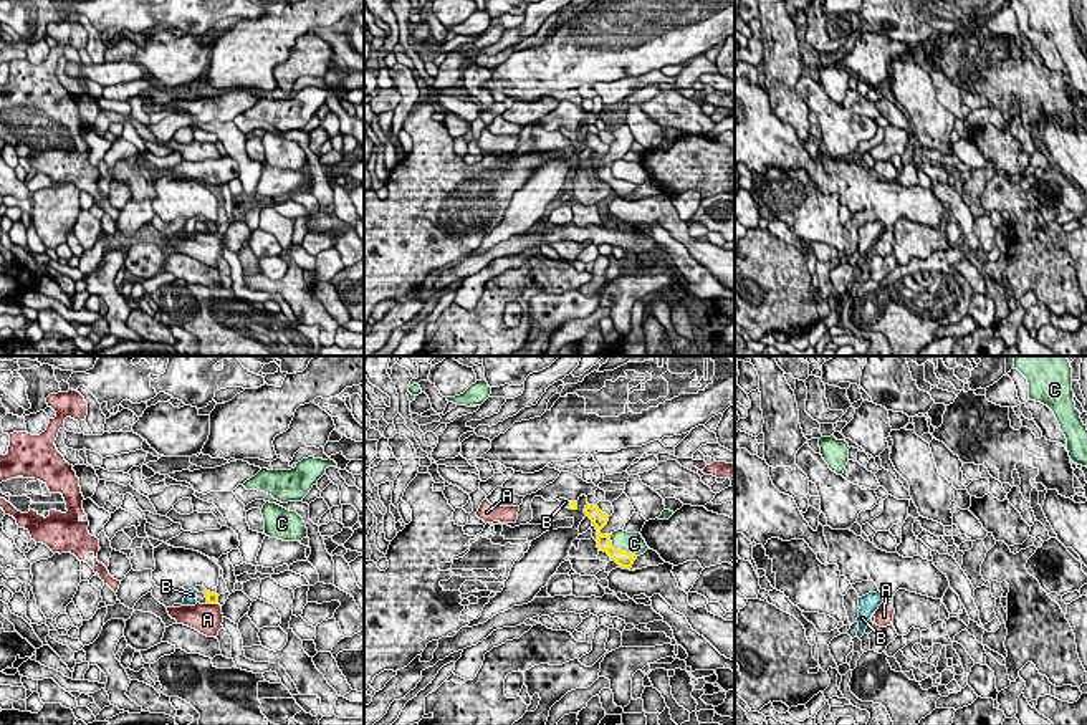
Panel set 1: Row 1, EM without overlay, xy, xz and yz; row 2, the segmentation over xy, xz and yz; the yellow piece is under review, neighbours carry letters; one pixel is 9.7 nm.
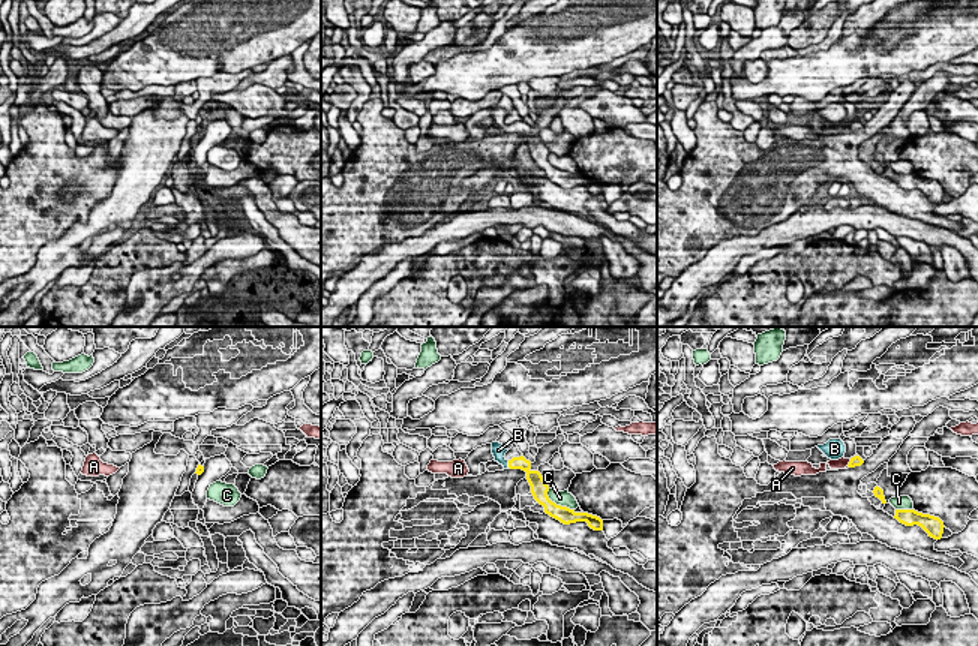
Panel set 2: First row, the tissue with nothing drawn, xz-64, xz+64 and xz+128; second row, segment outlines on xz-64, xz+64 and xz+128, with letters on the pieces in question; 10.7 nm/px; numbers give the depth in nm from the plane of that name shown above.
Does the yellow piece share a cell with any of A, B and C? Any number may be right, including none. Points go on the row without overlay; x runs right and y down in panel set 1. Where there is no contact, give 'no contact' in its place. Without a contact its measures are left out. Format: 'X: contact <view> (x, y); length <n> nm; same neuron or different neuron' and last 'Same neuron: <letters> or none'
A: contact xy (212, 232); length 120 nm; different neuron
B: contact xz (571, 134); length 80 nm; same neuron
C: contact xz (619, 179); length 340 nm; different neuron
Same neuron: B

